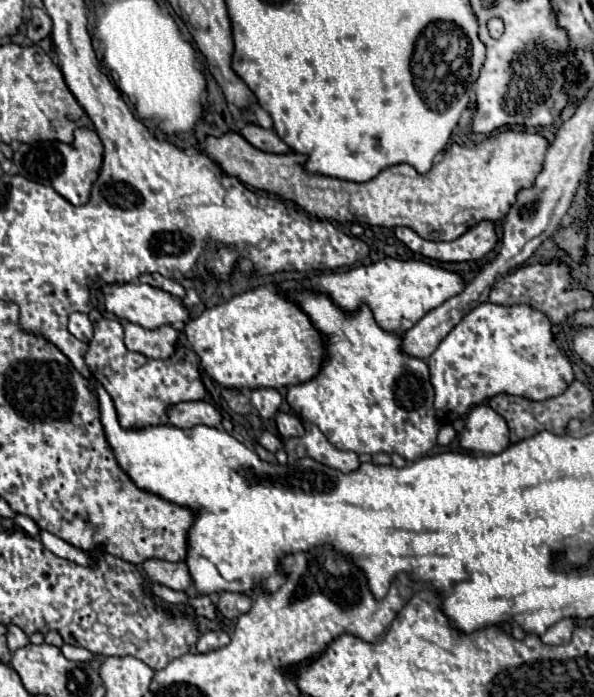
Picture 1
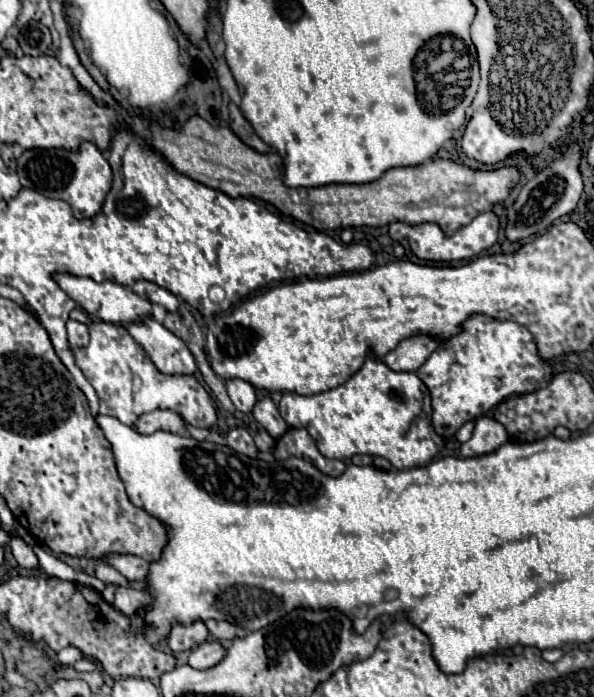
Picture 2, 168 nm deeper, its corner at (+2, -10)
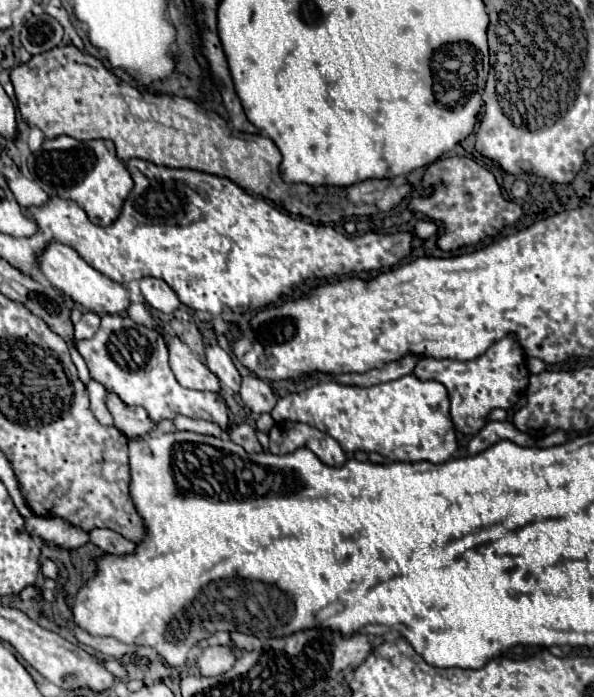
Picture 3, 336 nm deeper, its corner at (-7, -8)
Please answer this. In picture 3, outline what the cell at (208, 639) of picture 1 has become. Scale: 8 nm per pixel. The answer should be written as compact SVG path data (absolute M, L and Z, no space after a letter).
M207 647L197 659L197 667L203 677L217 677L227 673L235 663L235 653L231 647Z

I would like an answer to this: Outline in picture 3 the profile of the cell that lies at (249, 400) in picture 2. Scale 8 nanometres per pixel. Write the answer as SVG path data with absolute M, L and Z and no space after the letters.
M205 345L205 365L221 379L225 387L229 387L235 393L239 391L241 375L235 369L231 357L219 345Z

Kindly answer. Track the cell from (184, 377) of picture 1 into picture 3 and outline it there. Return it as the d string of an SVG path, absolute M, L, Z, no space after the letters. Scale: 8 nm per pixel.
M103 315L99 331L91 339L79 341L77 351L85 359L95 381L117 393L127 405L141 405L151 421L159 423L163 419L173 419L175 415L185 415L213 421L227 431L227 405L223 397L211 391L185 389L177 383L169 367L167 343L159 331L137 325L127 315Z

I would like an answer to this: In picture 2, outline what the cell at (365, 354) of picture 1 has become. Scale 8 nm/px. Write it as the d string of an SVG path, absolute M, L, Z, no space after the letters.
M368 355L360 371L356 371L344 385L318 395L296 395L284 393L280 399L280 415L290 427L304 427L316 441L320 453L330 459L350 459L352 455L378 455L388 459L397 470L412 469L434 459L434 455L444 447L444 441L432 429L430 417L430 393L416 373L396 373L380 359Z

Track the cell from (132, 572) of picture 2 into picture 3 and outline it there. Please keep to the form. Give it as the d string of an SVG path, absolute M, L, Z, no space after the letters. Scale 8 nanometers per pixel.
M91 529L89 531L91 541L101 547L105 553L113 553L113 555L127 555L135 551L135 543L121 537L117 531L113 529Z

